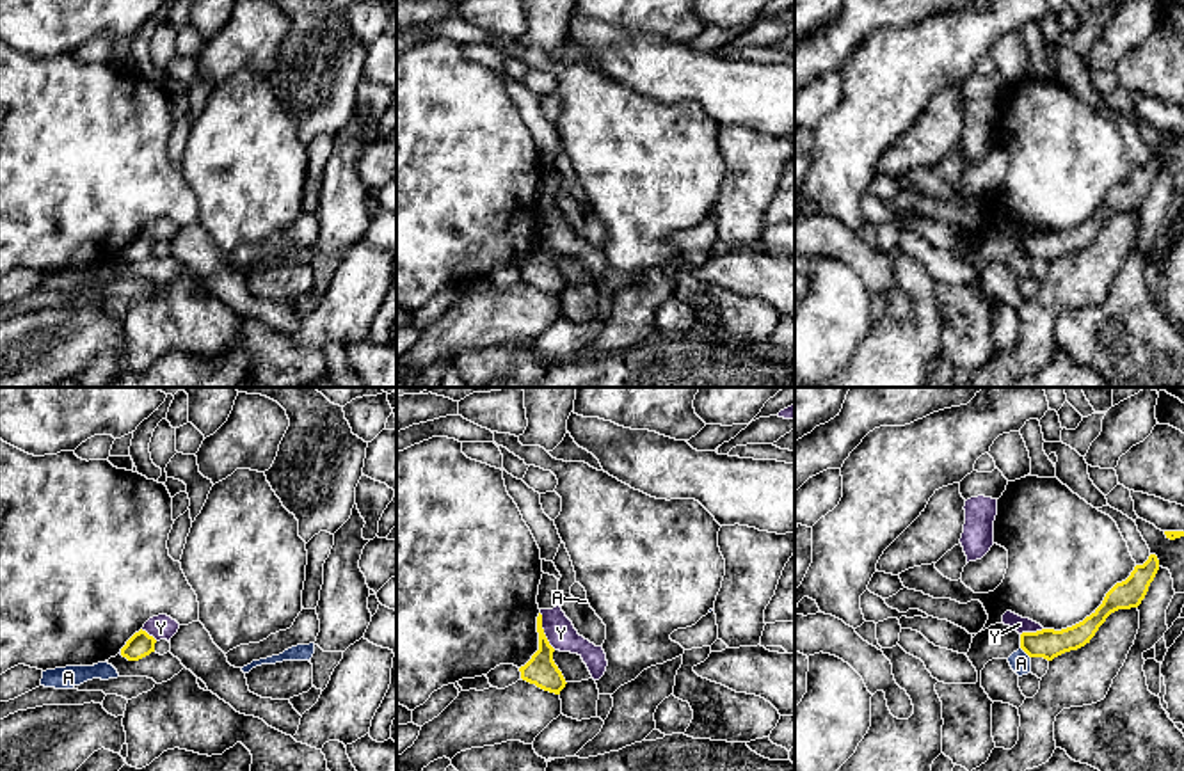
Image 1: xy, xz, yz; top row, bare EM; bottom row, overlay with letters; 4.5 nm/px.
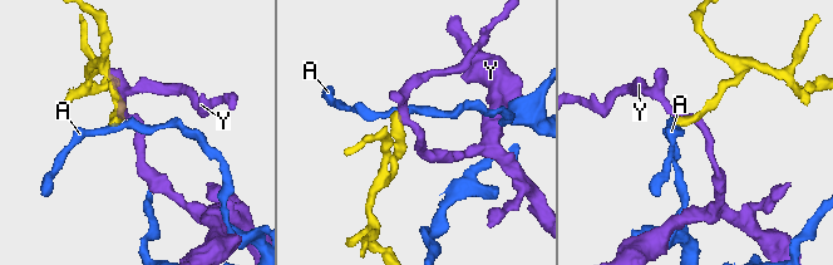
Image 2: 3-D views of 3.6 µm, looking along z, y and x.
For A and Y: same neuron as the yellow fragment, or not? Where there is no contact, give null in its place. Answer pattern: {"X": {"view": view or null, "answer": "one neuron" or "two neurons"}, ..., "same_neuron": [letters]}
{"A": {"view": "yz", "answer": "two neurons"}, "Y": {"view": "xz", "answer": "two neurons"}, "same_neuron": []}

